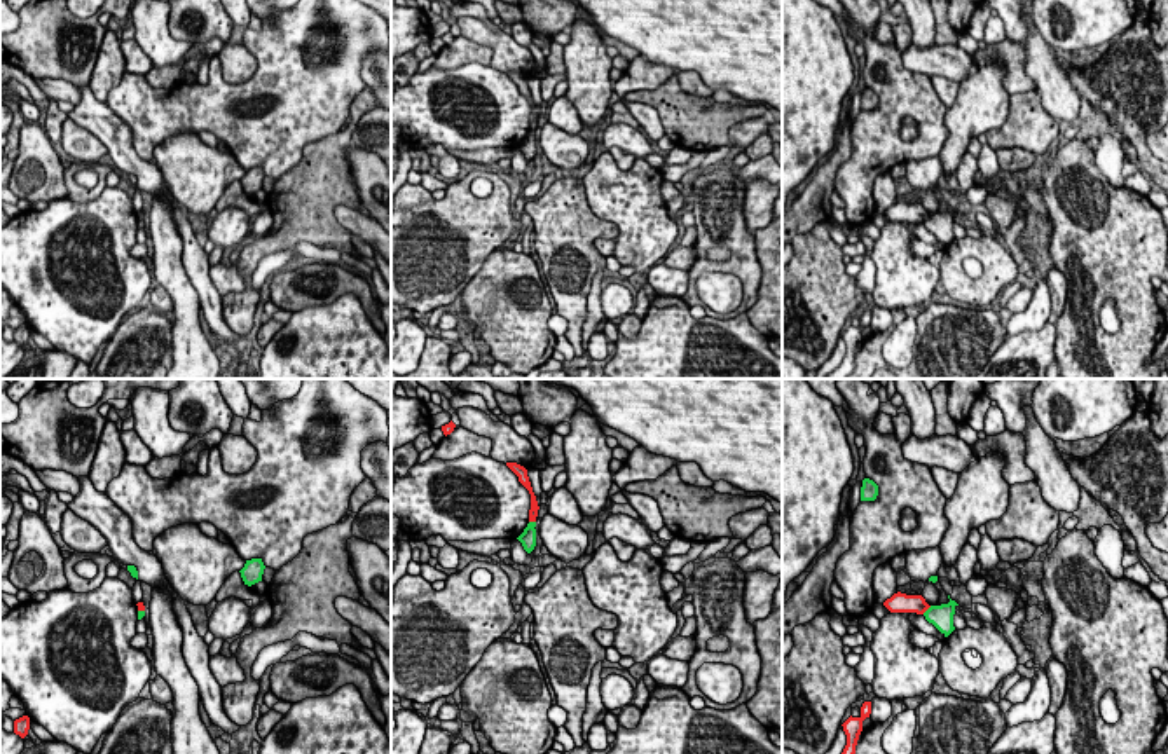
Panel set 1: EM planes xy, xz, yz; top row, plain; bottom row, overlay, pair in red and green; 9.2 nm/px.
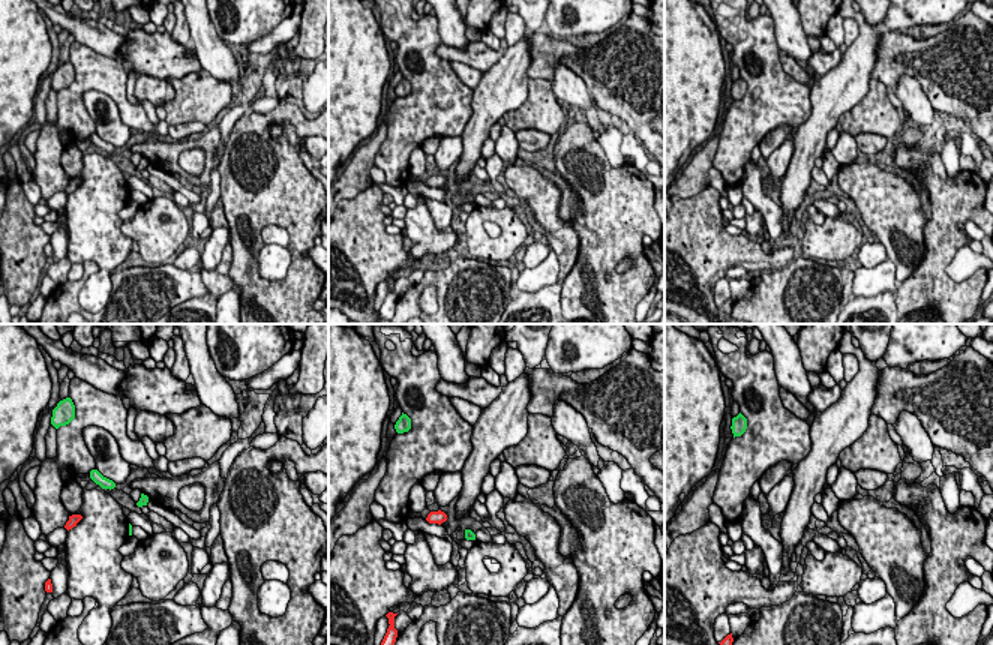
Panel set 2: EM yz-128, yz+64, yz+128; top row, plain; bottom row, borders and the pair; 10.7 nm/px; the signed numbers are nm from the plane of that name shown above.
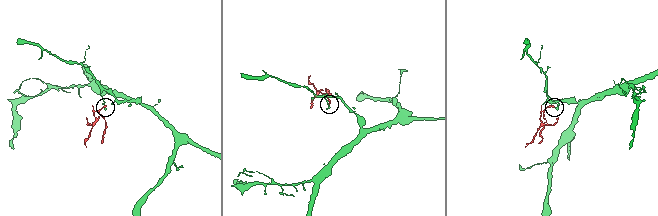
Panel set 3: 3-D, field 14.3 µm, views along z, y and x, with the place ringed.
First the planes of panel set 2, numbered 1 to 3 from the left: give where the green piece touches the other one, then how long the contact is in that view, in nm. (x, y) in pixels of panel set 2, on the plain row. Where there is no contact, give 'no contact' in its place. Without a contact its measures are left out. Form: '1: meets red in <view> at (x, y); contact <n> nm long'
1: no contact
2: no contact
3: no contact

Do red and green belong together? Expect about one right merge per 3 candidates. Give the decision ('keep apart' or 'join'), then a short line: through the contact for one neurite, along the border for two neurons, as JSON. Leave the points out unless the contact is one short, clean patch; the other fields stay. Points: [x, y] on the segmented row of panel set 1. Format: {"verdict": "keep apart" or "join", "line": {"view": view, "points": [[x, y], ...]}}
{"verdict": "keep apart", "line": {"view": "yz", "points": [[931, 606], [922, 613]]}}

